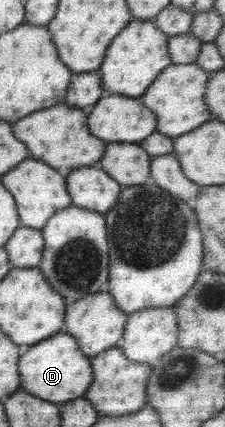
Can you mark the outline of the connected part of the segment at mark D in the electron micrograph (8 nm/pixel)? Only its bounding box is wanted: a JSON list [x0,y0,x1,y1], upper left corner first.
[18,333,93,405]

